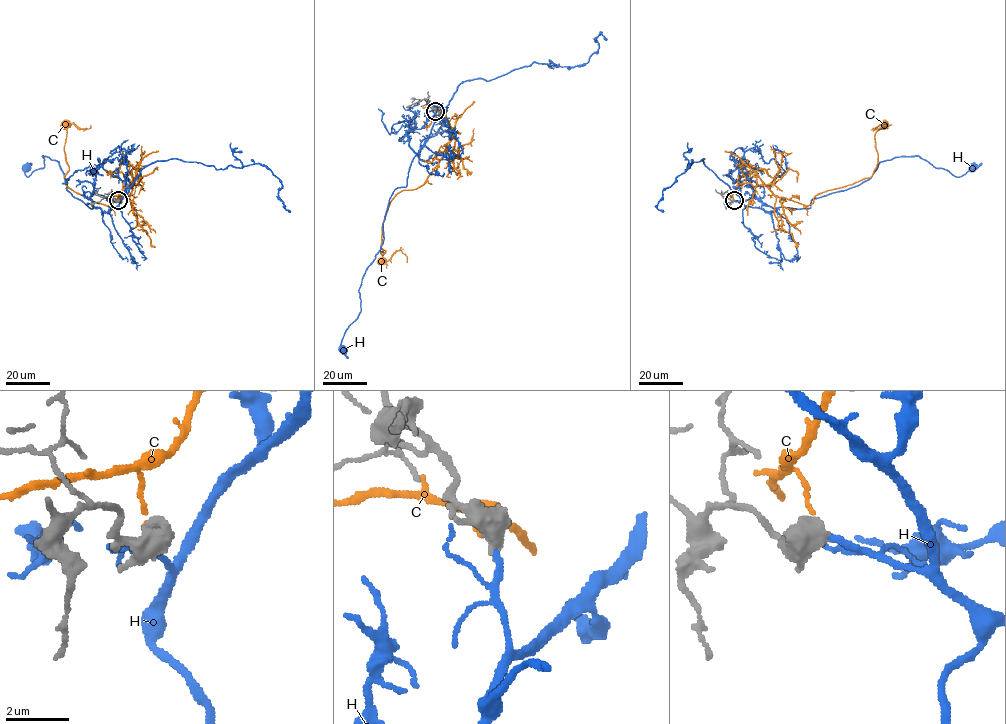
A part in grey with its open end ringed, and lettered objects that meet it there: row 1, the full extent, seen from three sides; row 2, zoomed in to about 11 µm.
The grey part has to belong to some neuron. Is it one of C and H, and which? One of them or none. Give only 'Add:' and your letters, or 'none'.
Add: H

